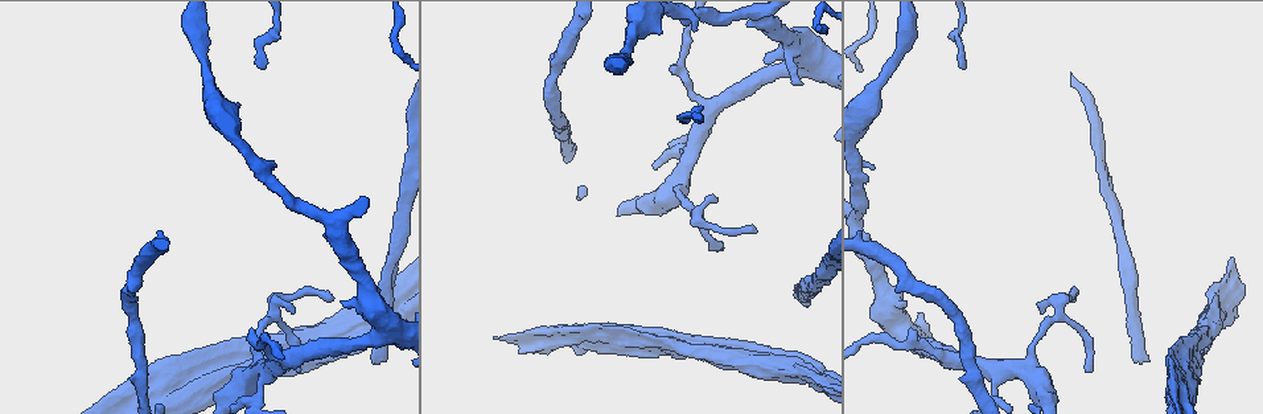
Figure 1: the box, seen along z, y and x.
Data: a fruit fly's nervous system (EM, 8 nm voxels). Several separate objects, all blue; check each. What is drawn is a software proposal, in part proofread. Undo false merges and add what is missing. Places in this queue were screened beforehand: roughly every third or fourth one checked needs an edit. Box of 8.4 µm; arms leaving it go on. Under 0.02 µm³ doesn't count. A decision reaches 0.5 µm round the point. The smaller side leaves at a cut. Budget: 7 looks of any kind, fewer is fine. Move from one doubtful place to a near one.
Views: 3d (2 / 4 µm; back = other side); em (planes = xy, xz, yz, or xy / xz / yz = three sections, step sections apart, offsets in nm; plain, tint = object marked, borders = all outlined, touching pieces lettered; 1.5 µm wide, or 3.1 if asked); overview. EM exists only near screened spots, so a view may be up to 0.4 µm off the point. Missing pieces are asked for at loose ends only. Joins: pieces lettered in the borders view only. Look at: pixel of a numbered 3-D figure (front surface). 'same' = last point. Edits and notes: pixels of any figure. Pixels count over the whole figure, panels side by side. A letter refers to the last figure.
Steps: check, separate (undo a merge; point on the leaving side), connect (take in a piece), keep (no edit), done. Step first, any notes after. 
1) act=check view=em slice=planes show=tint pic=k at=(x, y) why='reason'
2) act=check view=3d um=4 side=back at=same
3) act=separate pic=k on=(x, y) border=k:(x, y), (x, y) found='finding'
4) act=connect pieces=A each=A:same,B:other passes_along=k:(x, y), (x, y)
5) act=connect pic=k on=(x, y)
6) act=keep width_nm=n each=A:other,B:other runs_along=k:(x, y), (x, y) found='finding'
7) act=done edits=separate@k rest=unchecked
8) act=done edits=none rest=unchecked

act=check view=em slice=xy step=8 show=borders pic=1 at=(755, 231) why='an open end'

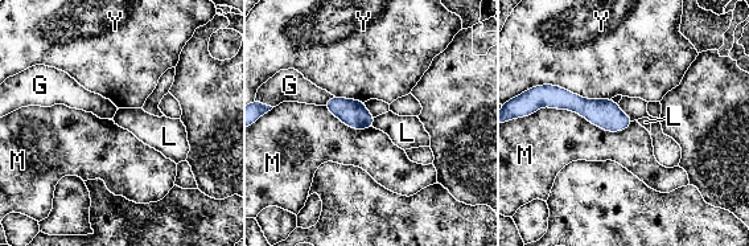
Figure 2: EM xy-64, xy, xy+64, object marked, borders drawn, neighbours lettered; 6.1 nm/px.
act=keep each=G:other,L:other,M:other,Y:other runs_along=2:(548, 102), (575, 102), (628, 122) found='no lettered piece goes on from it'

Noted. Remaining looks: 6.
act=check view=em slice=planes show=borders pic=1 at=(1147, 359) why='free end'

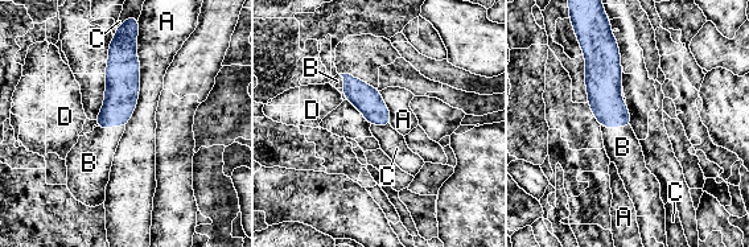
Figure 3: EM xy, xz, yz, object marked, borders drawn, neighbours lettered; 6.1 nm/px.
act=connect pieces=B width_nm=170 each=A:other,B:same,C:other,D:other found='the cell continues'

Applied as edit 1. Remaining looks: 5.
act=check view=3d um=2 pic=1 at=(799, 84) why='tapers out'

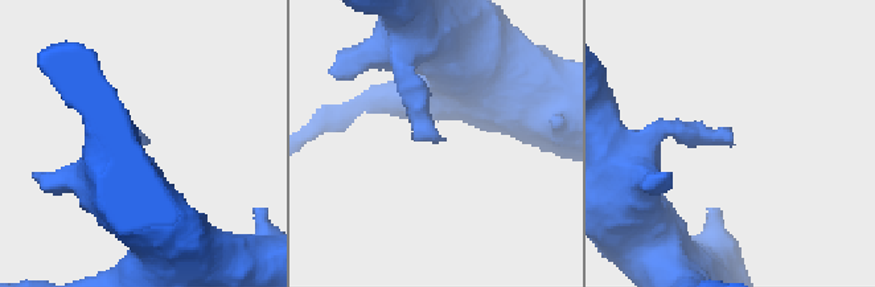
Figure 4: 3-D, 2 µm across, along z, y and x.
act=check view=em slice=planes show=borders pic=4 at=(437, 138) why='need the tissue'

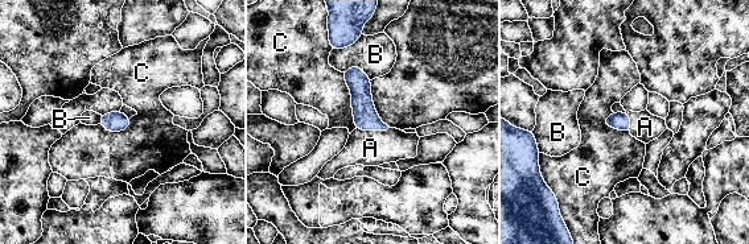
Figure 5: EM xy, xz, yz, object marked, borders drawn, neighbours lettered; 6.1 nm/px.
act=connect pieces=A longest_contact=C:360nm each=A:same,B:other,C:other found='it goes on there'

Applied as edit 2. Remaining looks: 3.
act=done edits=connect@3,connect@5 rest=unchecked

